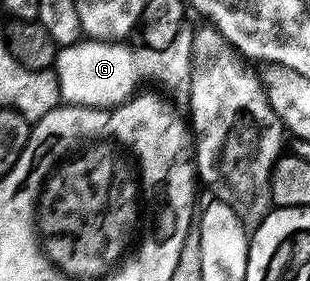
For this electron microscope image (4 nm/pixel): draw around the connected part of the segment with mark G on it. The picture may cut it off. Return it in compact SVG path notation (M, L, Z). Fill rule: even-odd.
M185 24L179 29L173 43L162 49L152 49L143 44L134 48L126 42L104 42L89 38L82 38L70 46L59 47L54 73L59 80L61 99L67 105L112 109L135 93L139 81L154 78L172 90L177 105L186 106L192 87L194 36L195 27Z

